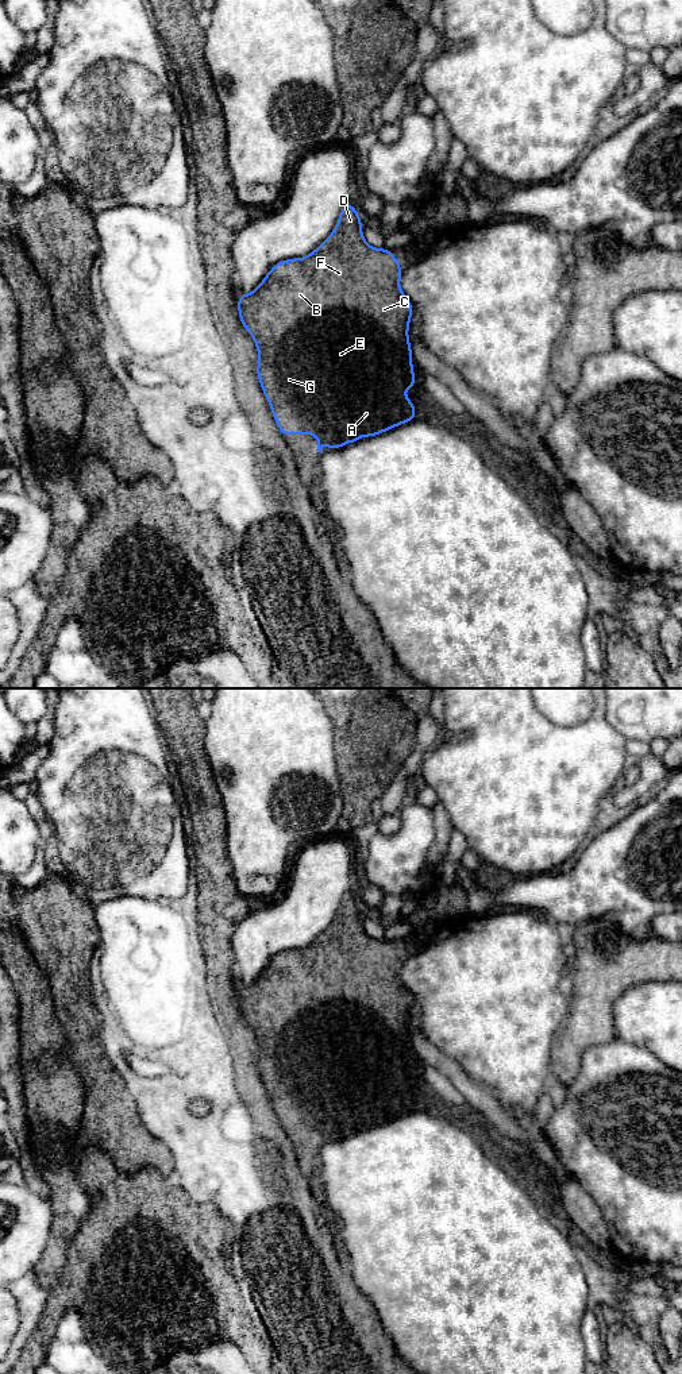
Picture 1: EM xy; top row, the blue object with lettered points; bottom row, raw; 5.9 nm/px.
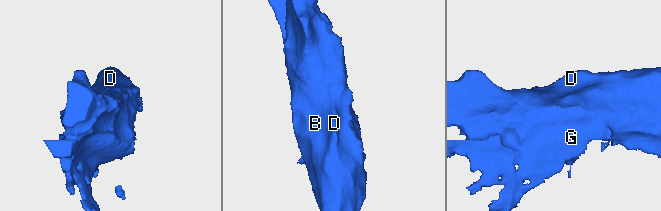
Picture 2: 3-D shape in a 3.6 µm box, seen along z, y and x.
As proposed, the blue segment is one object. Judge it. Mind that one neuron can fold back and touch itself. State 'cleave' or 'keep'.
keep

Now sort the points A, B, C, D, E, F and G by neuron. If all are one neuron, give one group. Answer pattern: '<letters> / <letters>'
A B C D E F G

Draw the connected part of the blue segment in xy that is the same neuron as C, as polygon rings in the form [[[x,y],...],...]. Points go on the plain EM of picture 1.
[[[348,892],[340,902],[336,916],[332,925],[309,946],[304,949],[285,950],[276,954],[263,972],[250,985],[238,987],[238,1004],[243,1019],[253,1027],[257,1037],[259,1051],[257,1055],[257,1068],[262,1082],[270,1096],[273,1109],[282,1127],[286,1126],[315,1126],[317,1128],[317,1142],[323,1145],[323,1134],[328,1134],[328,1141],[338,1141],[361,1131],[362,1127],[371,1128],[381,1126],[397,1116],[413,1112],[417,1103],[415,1093],[408,1092],[405,1082],[408,1078],[416,1077],[417,1072],[413,1064],[411,1031],[408,1028],[408,1020],[411,1008],[413,1006],[413,996],[400,979],[400,969],[402,960],[392,942],[382,939],[374,939],[366,934],[362,925],[362,910]]]

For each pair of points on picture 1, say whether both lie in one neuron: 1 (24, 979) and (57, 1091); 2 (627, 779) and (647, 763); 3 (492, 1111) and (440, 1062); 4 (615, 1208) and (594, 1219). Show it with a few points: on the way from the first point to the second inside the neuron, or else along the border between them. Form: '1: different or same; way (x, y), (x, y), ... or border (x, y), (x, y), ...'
1: same; way (37, 1007), (37, 1018), (43, 1030), (43, 1062)
2: different; border (635, 761), (639, 778), (631, 784), (621, 786)
3: same; way (480, 1099), (453, 1072)
4: different; border (584, 1189), (597, 1205), (607, 1223), (611, 1246)

